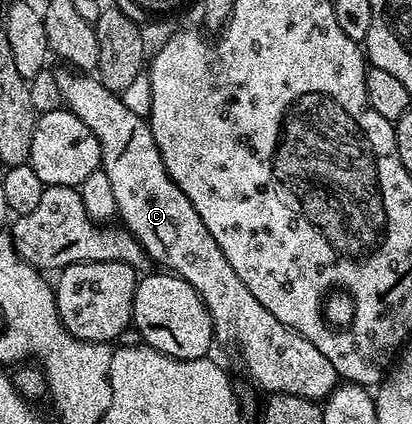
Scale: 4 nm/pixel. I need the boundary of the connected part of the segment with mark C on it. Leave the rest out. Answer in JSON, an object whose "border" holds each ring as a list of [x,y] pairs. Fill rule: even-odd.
{"border":[[[66,66],[59,69],[54,76],[54,84],[62,95],[61,103],[69,112],[76,114],[76,118],[80,118],[80,122],[84,122],[84,126],[88,126],[88,130],[92,130],[92,134],[98,139],[102,155],[100,168],[108,174],[108,182],[112,186],[112,195],[116,197],[118,207],[116,216],[126,231],[138,239],[153,263],[155,260],[167,273],[179,276],[181,280],[188,282],[188,286],[197,290],[198,297],[203,300],[210,312],[215,341],[219,345],[235,344],[238,347],[238,356],[242,359],[247,374],[266,391],[266,394],[296,394],[300,398],[308,398],[315,402],[325,401],[340,383],[336,366],[332,366],[332,362],[324,358],[324,354],[320,354],[320,350],[316,350],[316,346],[312,346],[308,338],[296,334],[296,330],[284,326],[280,318],[268,314],[268,310],[264,310],[264,306],[256,302],[252,290],[248,290],[248,286],[240,282],[236,270],[232,270],[228,258],[224,258],[216,238],[212,238],[208,226],[204,226],[200,214],[196,214],[196,206],[192,206],[184,190],[180,190],[180,186],[172,182],[160,158],[156,140],[152,138],[149,123],[143,117],[132,114],[132,110],[124,106],[121,95],[105,88],[97,75],[75,74]]]}

